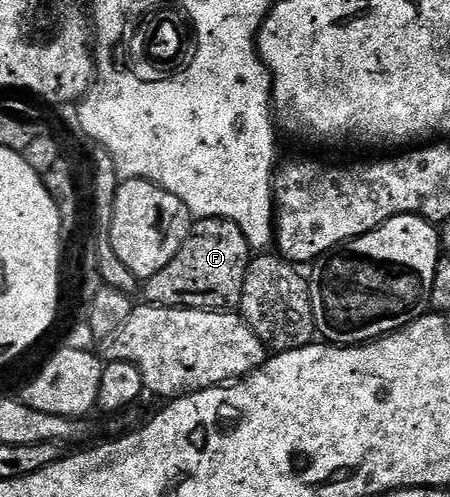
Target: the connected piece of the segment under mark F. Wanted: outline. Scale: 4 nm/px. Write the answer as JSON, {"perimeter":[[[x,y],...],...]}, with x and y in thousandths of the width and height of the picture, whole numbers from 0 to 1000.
{"perimeter":[[[447,441],[424,451],[416,483],[393,501],[393,517],[358,541],[313,577],[329,612],[347,618],[411,618],[420,626],[500,626],[529,620],[536,606],[536,573],[544,573],[544,549],[562,519],[562,499],[549,489],[544,469],[507,441]]]}

